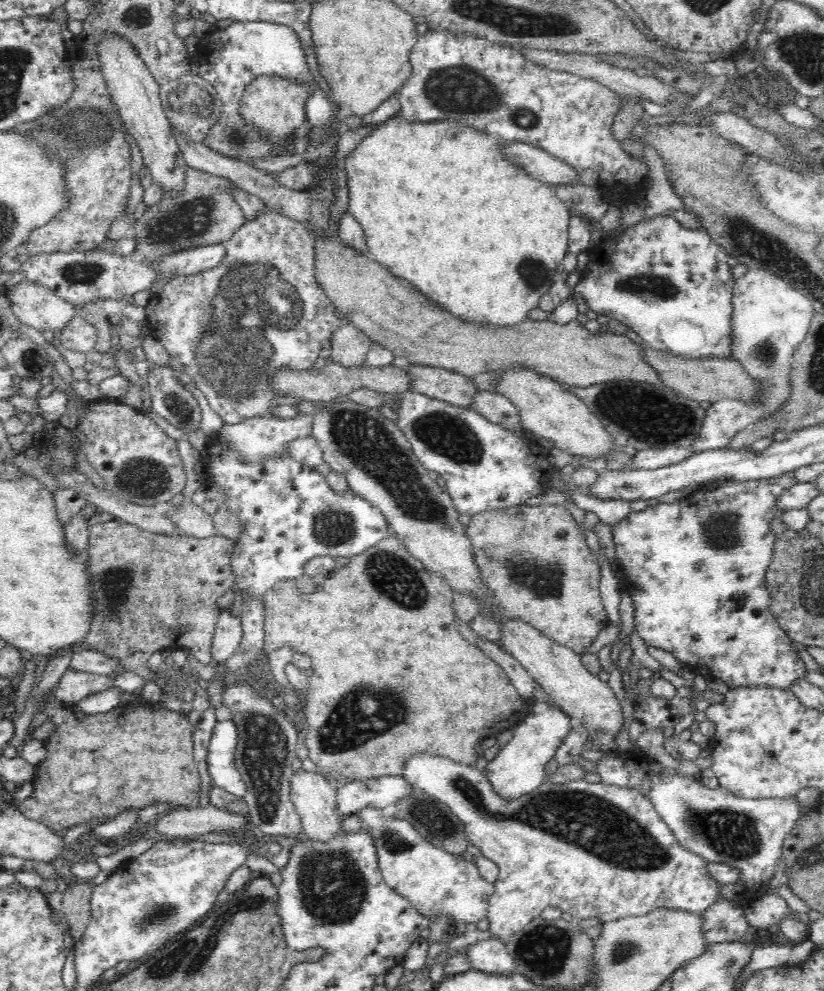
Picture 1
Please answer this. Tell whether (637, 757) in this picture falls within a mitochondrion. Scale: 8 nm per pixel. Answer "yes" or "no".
no

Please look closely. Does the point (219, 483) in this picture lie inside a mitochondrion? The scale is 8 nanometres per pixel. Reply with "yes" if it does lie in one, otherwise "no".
no

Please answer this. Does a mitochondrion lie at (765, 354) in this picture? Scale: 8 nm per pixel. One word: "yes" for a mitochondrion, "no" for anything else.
yes

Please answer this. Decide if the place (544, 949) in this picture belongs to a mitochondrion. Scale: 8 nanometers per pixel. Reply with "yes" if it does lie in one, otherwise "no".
yes

